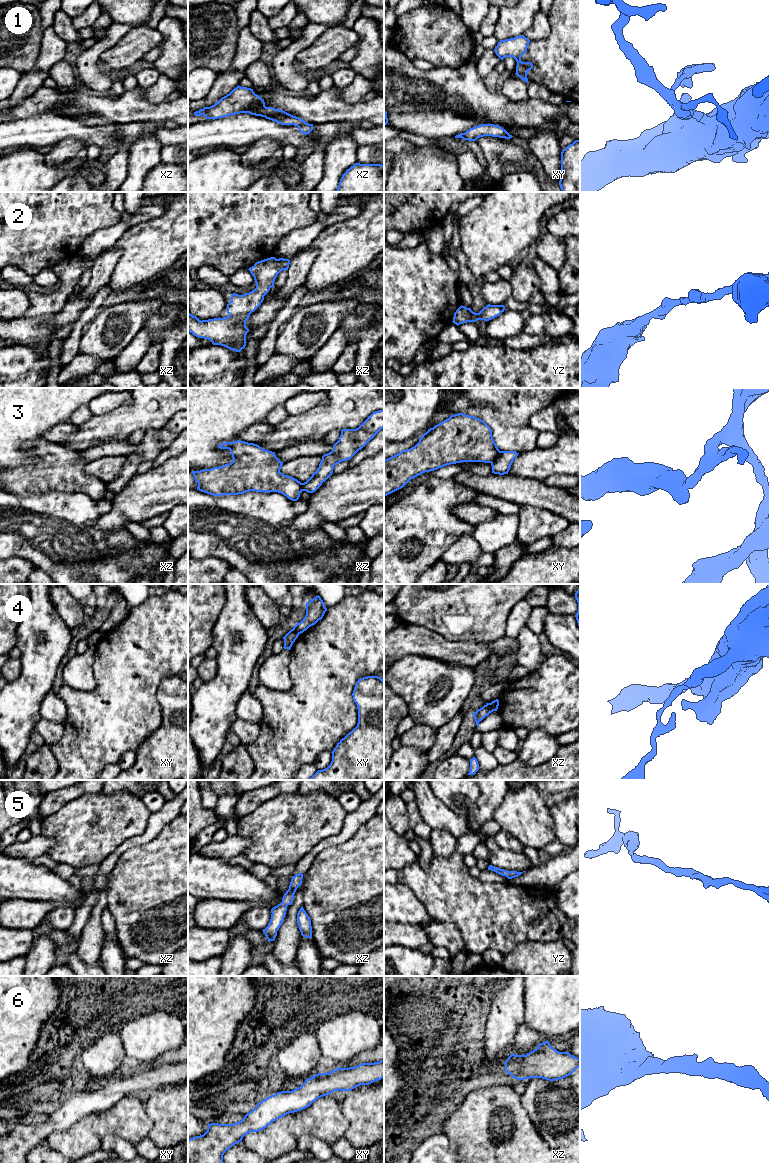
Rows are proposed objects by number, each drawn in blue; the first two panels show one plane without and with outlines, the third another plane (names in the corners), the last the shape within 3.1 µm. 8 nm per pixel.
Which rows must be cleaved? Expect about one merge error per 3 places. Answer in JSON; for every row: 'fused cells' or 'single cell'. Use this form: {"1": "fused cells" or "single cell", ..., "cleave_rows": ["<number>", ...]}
{"1": "single cell", "2": "single cell", "3": "single cell", "4": "fused cells", "5": "single cell", "6": "single cell", "cleave_rows": ["4"]}

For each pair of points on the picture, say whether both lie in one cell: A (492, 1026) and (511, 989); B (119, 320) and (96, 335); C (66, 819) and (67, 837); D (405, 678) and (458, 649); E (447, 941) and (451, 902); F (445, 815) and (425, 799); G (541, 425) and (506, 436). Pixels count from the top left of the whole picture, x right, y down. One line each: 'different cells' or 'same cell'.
A: same cell
B: same cell
C: same cell
D: different cells
E: different cells
F: same cell
G: different cells

